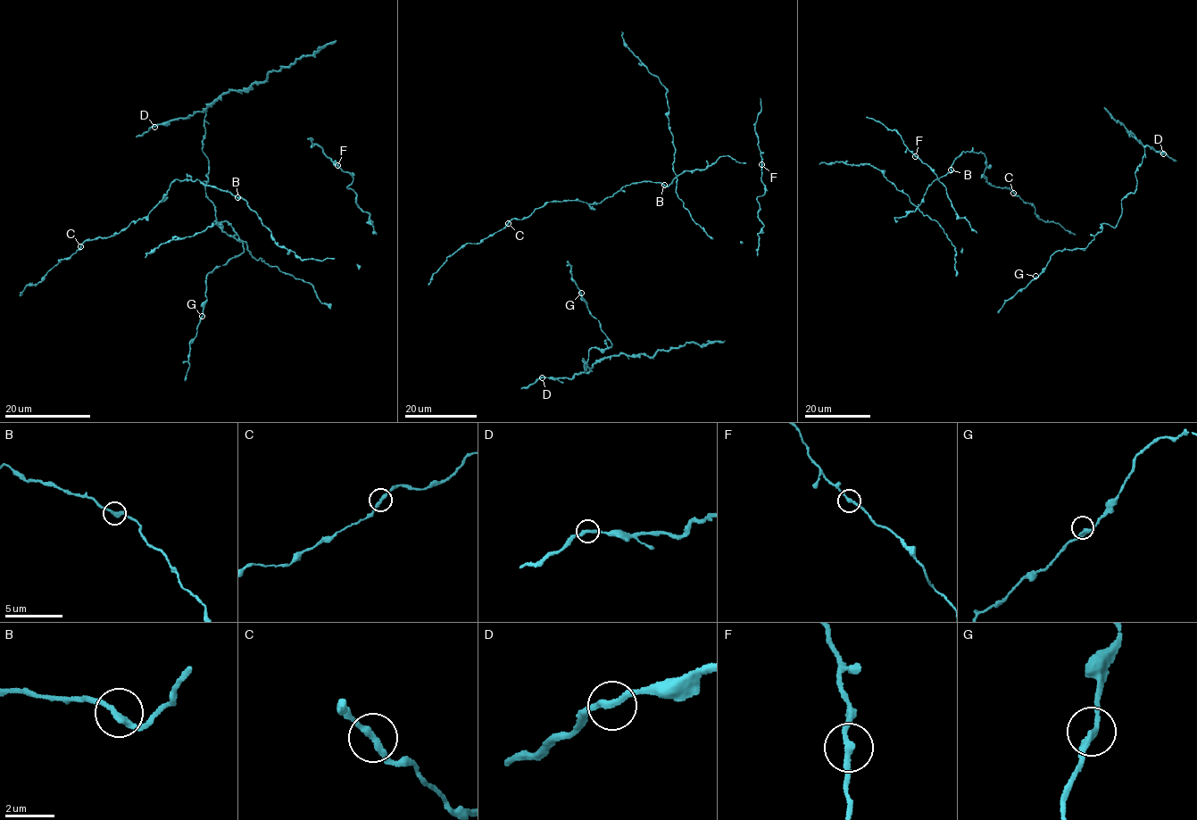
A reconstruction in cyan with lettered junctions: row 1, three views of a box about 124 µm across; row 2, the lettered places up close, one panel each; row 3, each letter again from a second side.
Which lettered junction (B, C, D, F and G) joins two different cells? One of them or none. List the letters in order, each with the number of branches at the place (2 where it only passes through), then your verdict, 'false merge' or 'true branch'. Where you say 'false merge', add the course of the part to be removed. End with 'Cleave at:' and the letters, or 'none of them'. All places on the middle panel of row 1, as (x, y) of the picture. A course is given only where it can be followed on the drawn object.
B: branches 2; true branch
C: branches 2; true branch
D: branches 2; true branch
F: branches 2; true branch
G: branches 2; true branch
Cleave at: none of them

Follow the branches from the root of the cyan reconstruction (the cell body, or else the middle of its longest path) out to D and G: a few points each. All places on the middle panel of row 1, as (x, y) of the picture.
D: (588, 308), (611, 345), (589, 350), (587, 372), (542, 377)
G: (588, 308), (581, 293)

